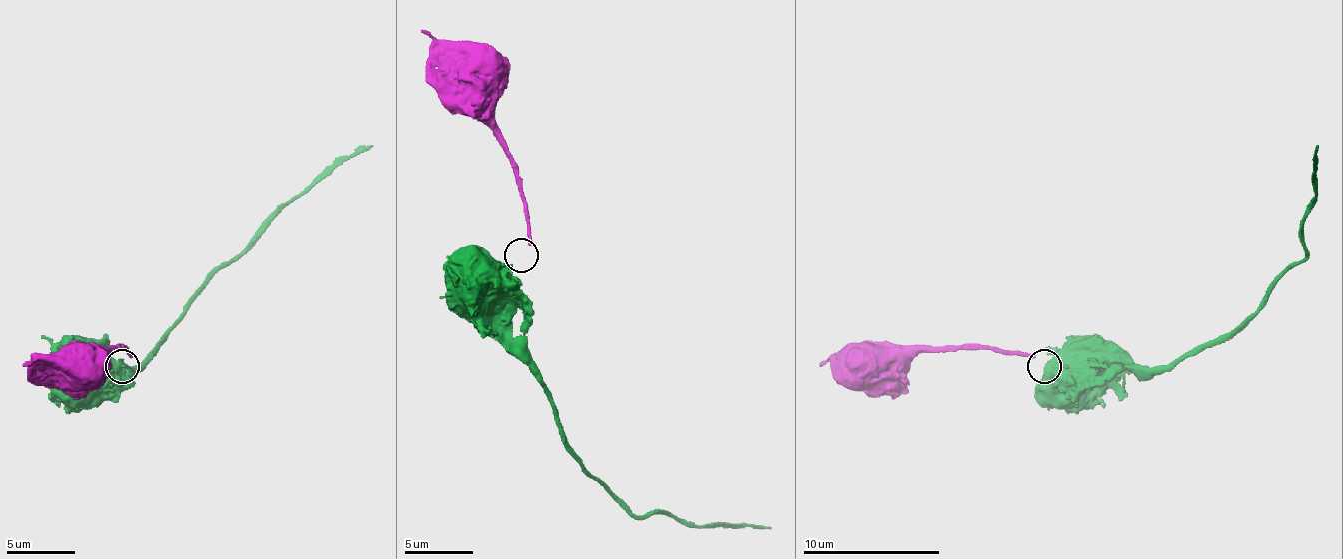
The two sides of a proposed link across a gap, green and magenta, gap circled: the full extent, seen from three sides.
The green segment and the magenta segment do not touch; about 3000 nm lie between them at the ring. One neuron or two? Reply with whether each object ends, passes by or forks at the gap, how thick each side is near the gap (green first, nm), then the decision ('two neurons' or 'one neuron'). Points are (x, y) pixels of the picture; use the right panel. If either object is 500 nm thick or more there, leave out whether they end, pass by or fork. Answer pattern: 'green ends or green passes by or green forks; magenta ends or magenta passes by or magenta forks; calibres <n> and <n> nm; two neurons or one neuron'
calibres 500 and 260 nm; two neurons

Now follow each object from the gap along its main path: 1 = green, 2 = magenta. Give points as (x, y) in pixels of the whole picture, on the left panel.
1: (112, 377), (74, 363)
2: (129, 356), (119, 350), (71, 350), (68, 353), (74, 363)

